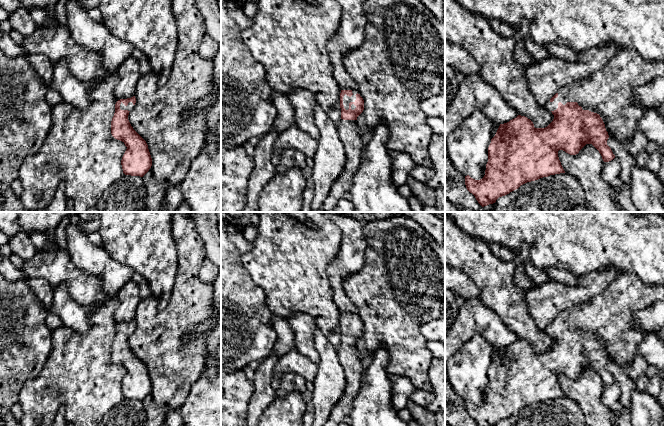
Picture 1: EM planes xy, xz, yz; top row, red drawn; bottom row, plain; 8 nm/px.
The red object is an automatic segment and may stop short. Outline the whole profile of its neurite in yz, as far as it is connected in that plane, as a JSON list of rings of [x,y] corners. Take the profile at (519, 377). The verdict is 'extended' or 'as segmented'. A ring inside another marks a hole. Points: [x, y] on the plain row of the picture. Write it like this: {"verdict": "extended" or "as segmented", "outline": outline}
{"verdict": "extended", "outline": [[[623,272],[600,294],[564,310],[546,327],[546,333],[554,339],[553,345],[547,351],[535,352],[530,343],[521,339],[507,347],[500,348],[488,371],[485,399],[480,404],[475,404],[469,399],[465,400],[467,414],[475,420],[478,426],[496,426],[499,421],[509,418],[527,406],[565,397],[558,375],[563,374],[570,379],[576,379],[586,368],[592,368],[599,375],[604,386],[613,384],[615,379],[607,369],[608,362],[612,360],[626,367],[637,356],[638,347],[646,335],[644,331],[633,325],[635,314],[663,298],[664,285],[645,285],[635,273]]]}

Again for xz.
{"verdict": "extended", "outline": [[[341,314],[340,332],[341,344],[337,348],[337,357],[344,371],[346,387],[324,426],[339,426],[347,420],[362,386],[363,368],[357,341],[364,334],[364,324],[357,315]]]}

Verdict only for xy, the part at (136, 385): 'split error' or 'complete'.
split error

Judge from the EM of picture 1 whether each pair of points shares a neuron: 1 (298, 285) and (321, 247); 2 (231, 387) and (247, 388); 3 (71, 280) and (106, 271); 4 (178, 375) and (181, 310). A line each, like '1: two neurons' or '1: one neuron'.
1: one neuron
2: one neuron
3: two neurons
4: one neuron

